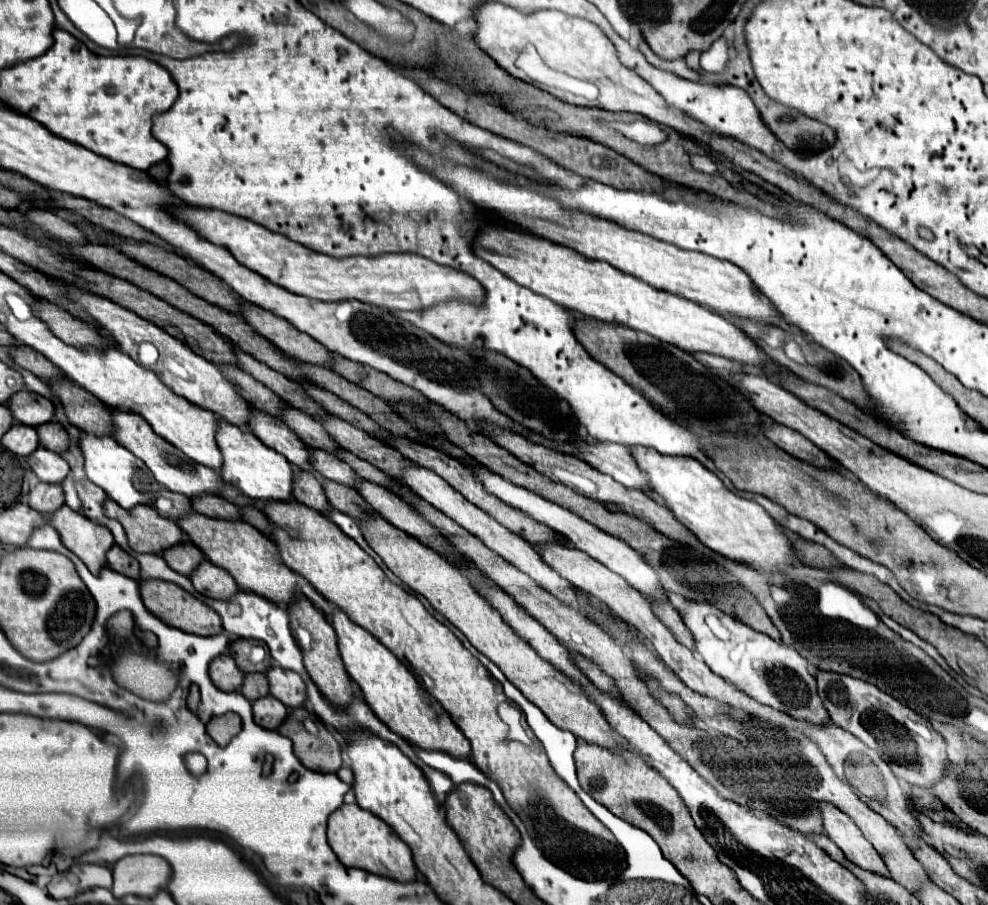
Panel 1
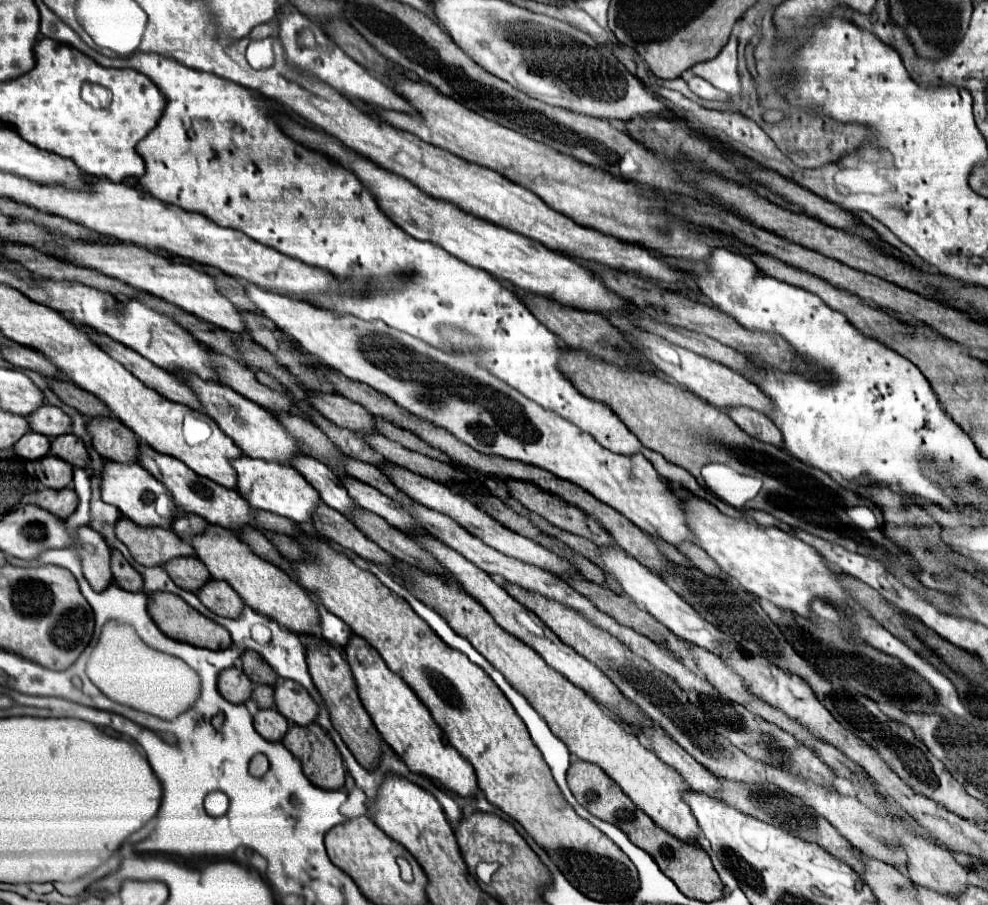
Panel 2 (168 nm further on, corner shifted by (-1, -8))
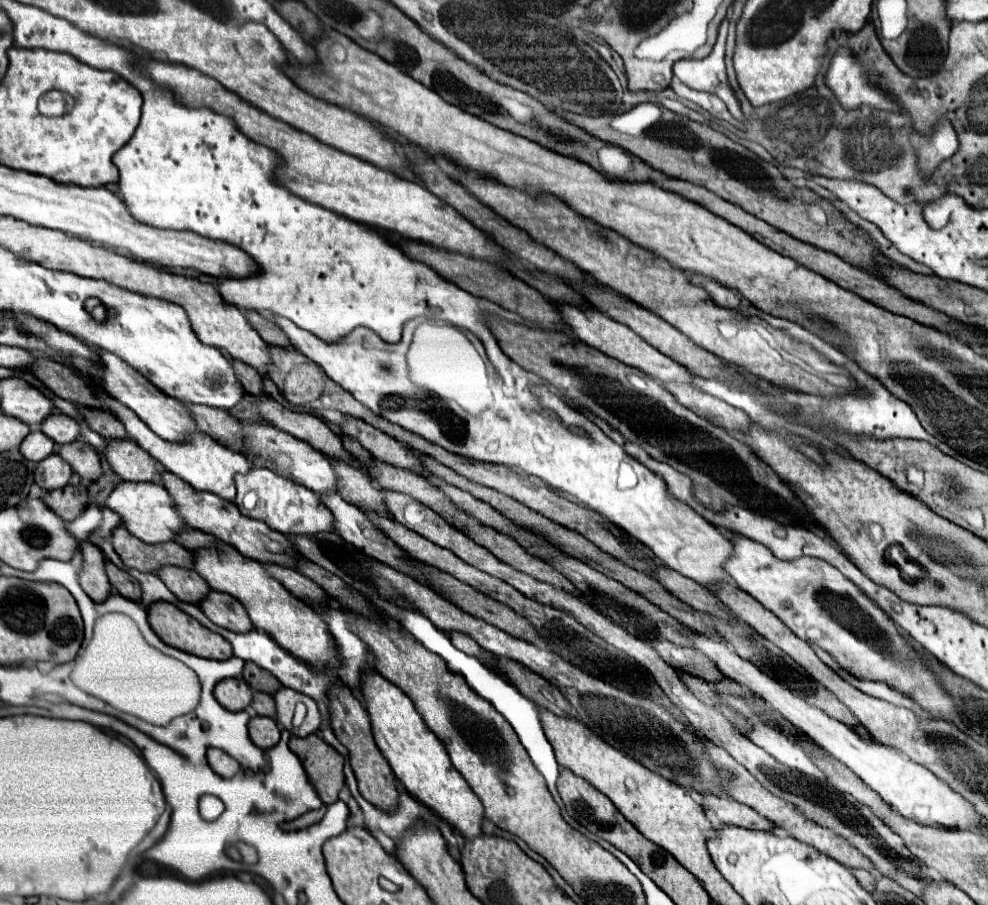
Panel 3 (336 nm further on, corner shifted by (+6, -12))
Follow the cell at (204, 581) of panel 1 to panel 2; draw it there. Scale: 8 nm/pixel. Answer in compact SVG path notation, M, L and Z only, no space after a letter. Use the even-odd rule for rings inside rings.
M207 581L199 591L197 597L201 599L201 603L213 611L215 615L223 615L223 617L239 617L239 613L243 611L245 603L243 599L237 595L237 591L225 583L225 581Z

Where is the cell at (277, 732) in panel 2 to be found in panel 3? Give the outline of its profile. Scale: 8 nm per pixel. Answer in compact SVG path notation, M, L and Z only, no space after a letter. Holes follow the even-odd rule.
M252 717L248 723L250 739L260 749L270 749L280 741L280 727L270 717Z

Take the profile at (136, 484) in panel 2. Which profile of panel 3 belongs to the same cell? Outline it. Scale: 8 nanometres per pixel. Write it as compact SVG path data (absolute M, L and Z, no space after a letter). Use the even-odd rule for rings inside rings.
M120 481L114 491L108 495L106 499L106 507L116 511L124 521L122 525L136 535L138 539L142 539L144 543L164 543L170 541L180 529L184 529L184 521L182 517L176 513L174 503L168 495L168 491L158 485L158 483L134 483L134 481Z

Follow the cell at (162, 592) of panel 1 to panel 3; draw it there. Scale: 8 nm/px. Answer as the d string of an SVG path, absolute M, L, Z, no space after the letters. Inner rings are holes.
M156 601L156 603L148 605L148 623L152 625L154 633L164 643L168 643L180 651L188 651L192 655L200 655L206 659L228 659L228 657L232 657L232 647L228 645L228 641L224 641L224 637L220 637L218 633L212 633L204 625L200 625L194 617L188 617L184 611L176 609L176 605L172 605L168 601Z

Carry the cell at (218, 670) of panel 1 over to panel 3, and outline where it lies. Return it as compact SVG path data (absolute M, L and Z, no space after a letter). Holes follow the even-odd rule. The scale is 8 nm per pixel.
M228 677L214 687L214 697L228 711L242 711L252 701L252 689L240 677Z

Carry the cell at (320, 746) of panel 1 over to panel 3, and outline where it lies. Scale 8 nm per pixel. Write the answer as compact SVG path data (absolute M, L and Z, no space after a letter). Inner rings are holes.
M316 733L308 737L290 737L290 749L300 757L304 771L316 789L318 797L330 805L338 801L338 791L344 785L344 773L342 773L342 755L330 747L324 739L320 739Z

